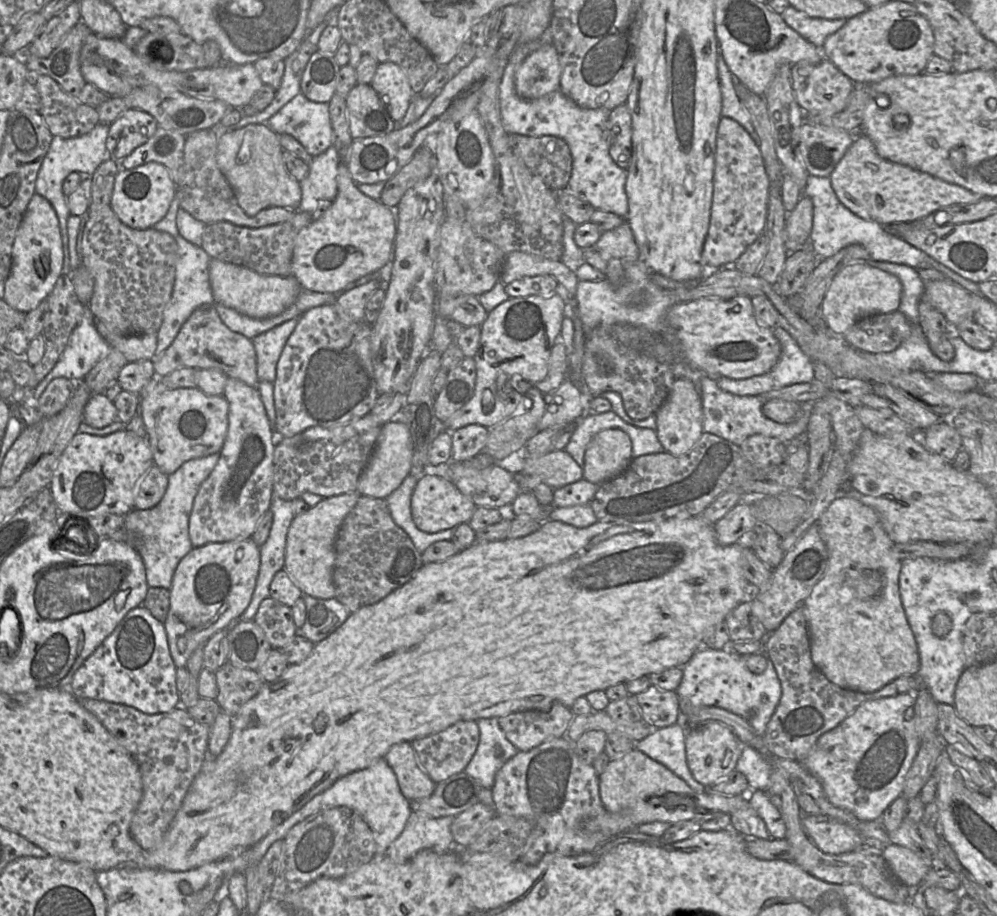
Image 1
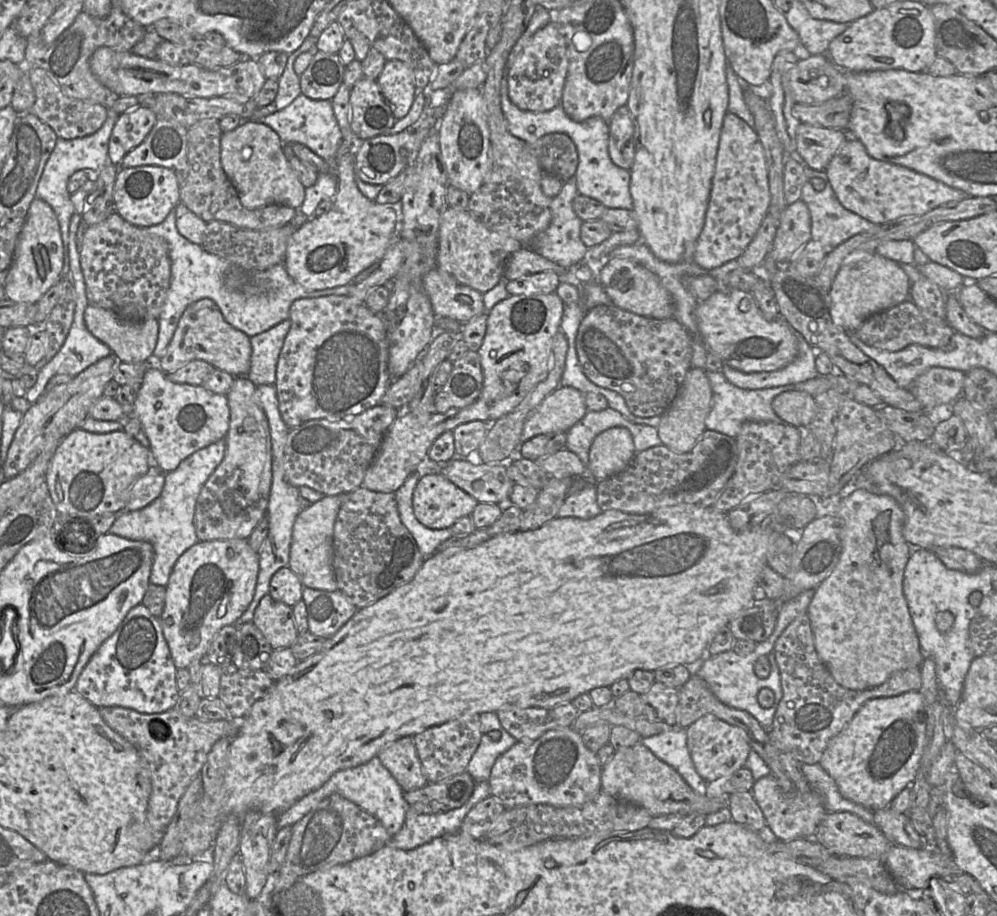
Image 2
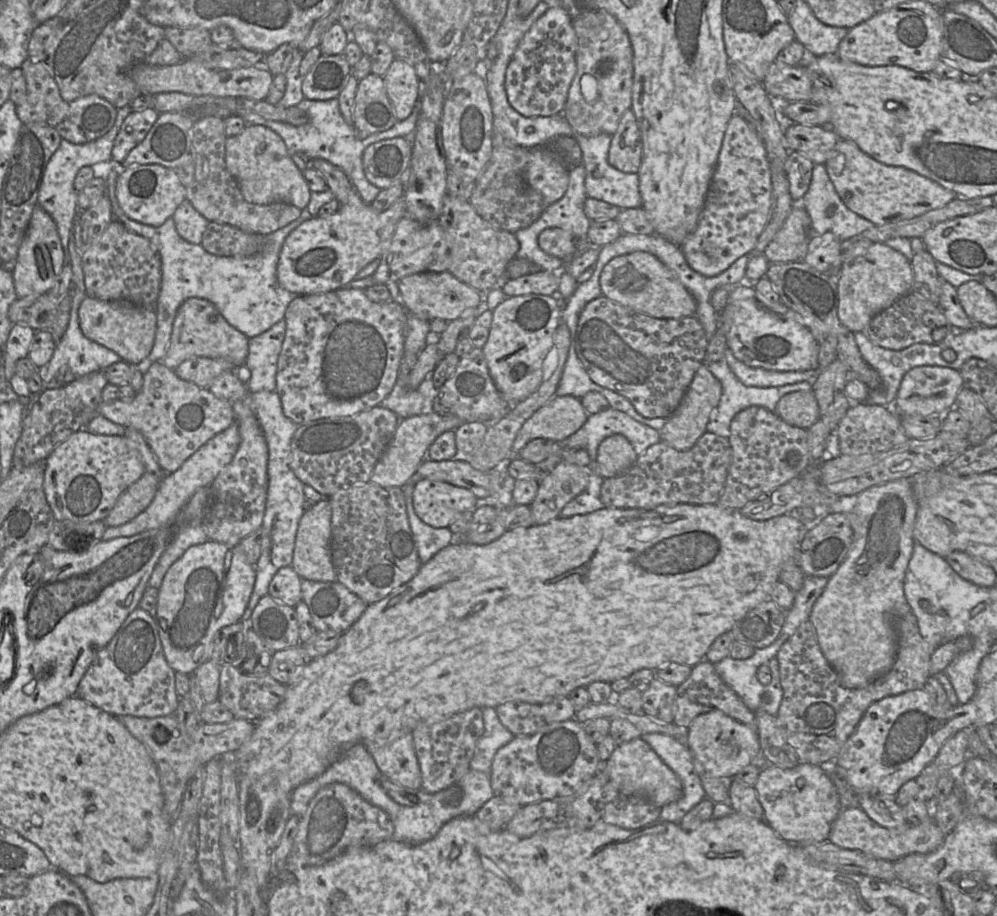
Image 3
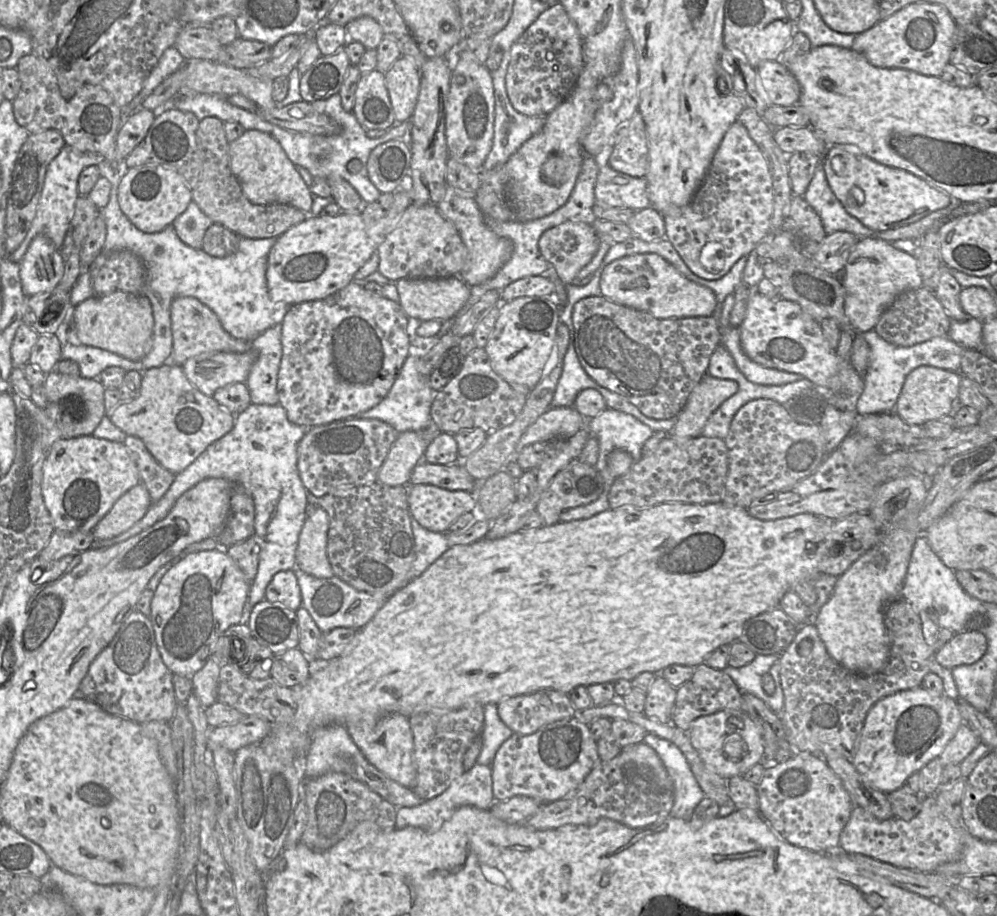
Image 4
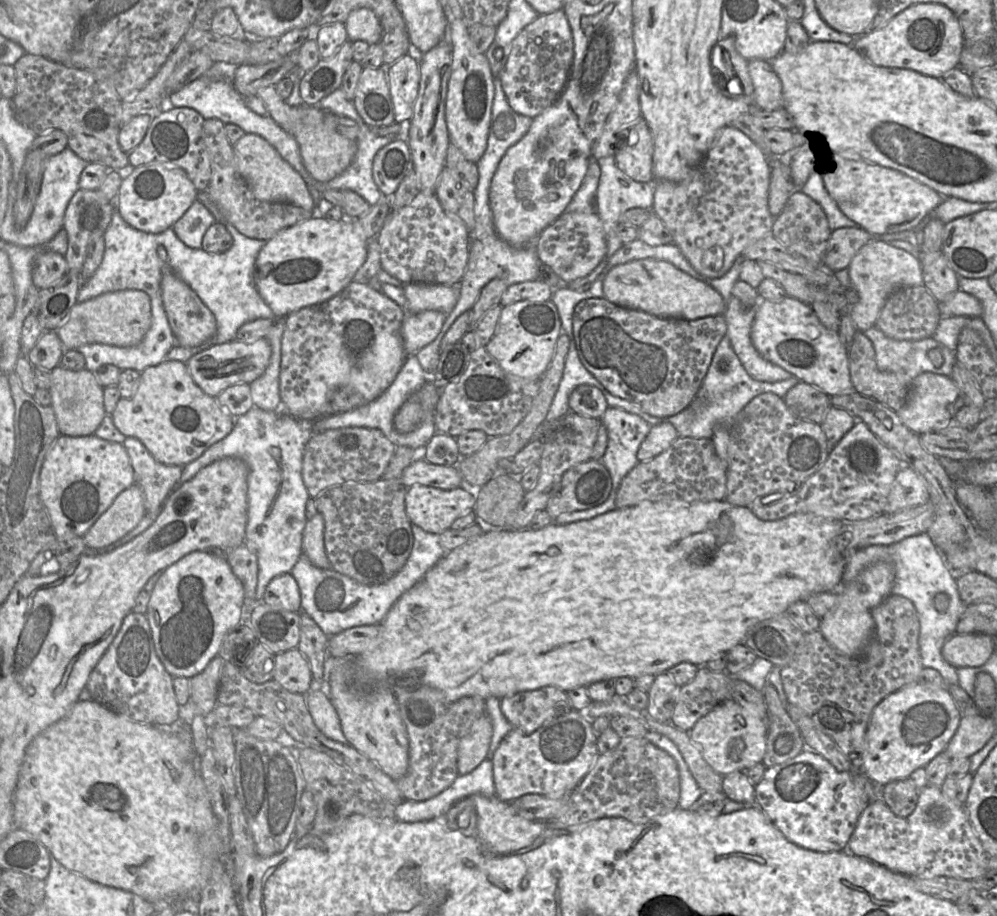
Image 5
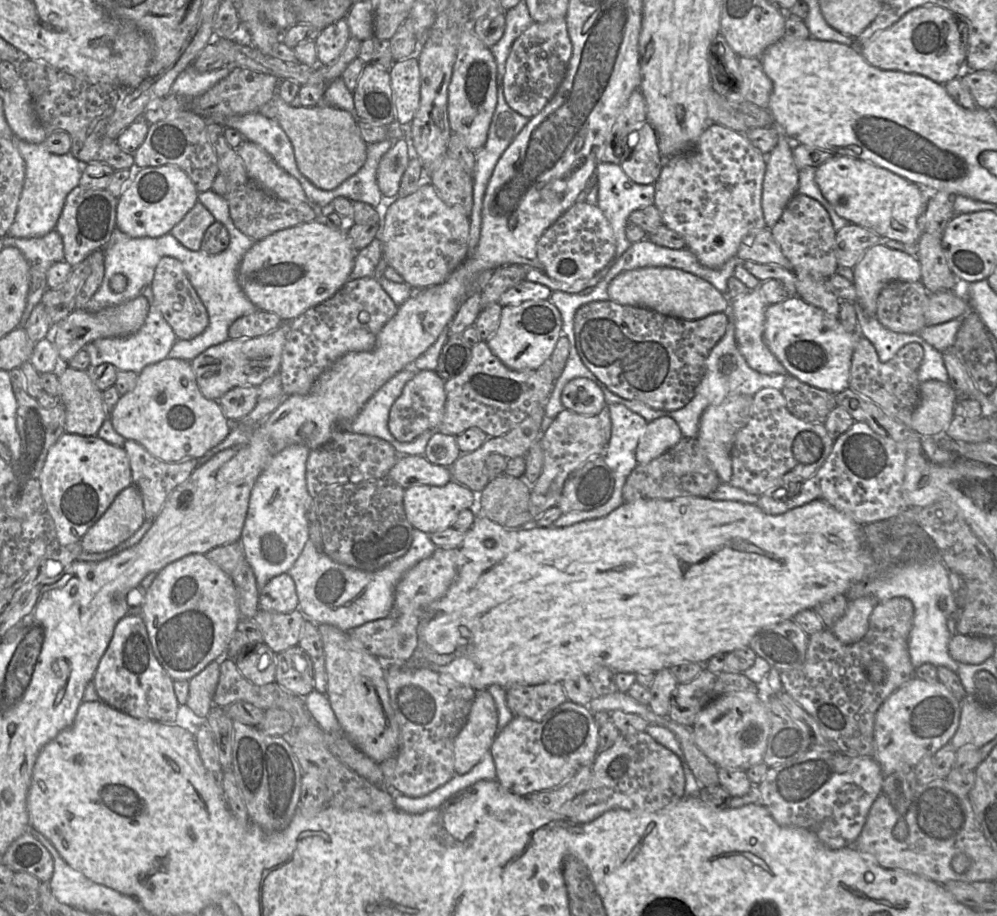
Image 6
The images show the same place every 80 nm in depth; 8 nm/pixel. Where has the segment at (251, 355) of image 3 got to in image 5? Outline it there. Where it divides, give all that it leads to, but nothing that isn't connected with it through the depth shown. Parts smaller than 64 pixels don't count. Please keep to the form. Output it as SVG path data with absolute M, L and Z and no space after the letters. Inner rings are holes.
M275 319L270 331L265 336L271 347L268 365L264 373L249 384L253 406L266 411L281 410L279 375L283 331L284 319Z

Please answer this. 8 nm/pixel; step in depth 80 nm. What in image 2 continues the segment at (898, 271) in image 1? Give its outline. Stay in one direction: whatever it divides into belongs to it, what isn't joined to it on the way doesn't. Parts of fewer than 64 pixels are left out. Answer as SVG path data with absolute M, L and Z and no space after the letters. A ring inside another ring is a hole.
M929 262L919 266L915 264L900 265L907 274L911 285L917 281L921 275L938 285L945 292L956 292L962 286L974 285L978 282L978 280L964 277L954 270L936 262Z

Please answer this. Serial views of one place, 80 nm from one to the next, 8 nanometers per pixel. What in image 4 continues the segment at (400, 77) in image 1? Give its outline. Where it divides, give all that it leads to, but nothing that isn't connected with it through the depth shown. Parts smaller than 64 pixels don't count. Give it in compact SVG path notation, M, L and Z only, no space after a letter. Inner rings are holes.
M405 56L394 61L385 73L385 83L396 121L410 121L417 103L420 82L419 68Z

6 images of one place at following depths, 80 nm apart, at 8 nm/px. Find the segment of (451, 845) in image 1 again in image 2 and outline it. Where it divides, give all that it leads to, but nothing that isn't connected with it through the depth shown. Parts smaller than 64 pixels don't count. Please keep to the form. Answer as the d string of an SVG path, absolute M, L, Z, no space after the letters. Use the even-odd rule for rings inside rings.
M476 782L468 801L461 807L442 813L428 814L409 807L401 829L387 845L400 850L412 850L431 840L460 830L468 812L491 795L489 782Z

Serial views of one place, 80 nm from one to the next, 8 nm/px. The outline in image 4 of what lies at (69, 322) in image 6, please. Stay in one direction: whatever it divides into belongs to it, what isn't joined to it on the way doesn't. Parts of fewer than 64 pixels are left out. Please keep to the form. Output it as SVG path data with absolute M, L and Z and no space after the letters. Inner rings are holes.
M123 291L92 296L73 308L70 328L83 345L105 349L129 360L138 361L152 348L154 318L151 302L144 294Z

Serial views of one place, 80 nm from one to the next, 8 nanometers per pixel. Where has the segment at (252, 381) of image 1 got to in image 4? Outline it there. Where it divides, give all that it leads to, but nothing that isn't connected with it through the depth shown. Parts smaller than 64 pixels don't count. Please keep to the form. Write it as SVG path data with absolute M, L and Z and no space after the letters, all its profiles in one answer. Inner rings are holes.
M182 296L175 298L170 308L173 337L169 361L182 365L190 357L208 352L244 353L250 350L250 341L231 336L221 325L217 315L197 298Z

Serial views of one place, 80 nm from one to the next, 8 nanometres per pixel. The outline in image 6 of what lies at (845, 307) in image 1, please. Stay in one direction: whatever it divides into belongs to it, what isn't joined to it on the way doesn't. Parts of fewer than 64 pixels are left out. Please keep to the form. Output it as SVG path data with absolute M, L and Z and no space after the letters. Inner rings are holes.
M882 243L868 248L853 267L853 284L857 293L857 303L868 316L876 316L877 298L881 290L891 281L917 282L921 280L920 263L913 251L891 249Z

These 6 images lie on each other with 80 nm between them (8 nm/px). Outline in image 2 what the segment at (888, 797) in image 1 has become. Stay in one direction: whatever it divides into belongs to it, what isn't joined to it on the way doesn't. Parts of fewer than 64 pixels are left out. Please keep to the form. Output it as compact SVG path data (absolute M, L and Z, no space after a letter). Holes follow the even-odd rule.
M920 691L874 698L866 701L845 729L829 741L819 764L834 779L843 798L875 812L889 807L892 800L919 777L925 741L926 706Z

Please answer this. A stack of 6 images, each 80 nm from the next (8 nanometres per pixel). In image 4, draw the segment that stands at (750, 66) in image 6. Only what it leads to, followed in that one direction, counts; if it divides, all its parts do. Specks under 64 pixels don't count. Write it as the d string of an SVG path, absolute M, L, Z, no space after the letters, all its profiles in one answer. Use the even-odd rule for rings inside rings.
M781 60L764 61L756 71L771 105L791 106L798 103L801 87L787 64Z

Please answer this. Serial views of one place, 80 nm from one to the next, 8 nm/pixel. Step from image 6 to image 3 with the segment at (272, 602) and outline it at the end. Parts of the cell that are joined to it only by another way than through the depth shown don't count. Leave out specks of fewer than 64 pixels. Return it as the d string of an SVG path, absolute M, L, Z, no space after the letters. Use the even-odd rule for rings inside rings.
M292 566L282 567L270 582L268 595L288 606L295 607L303 601L301 580Z

